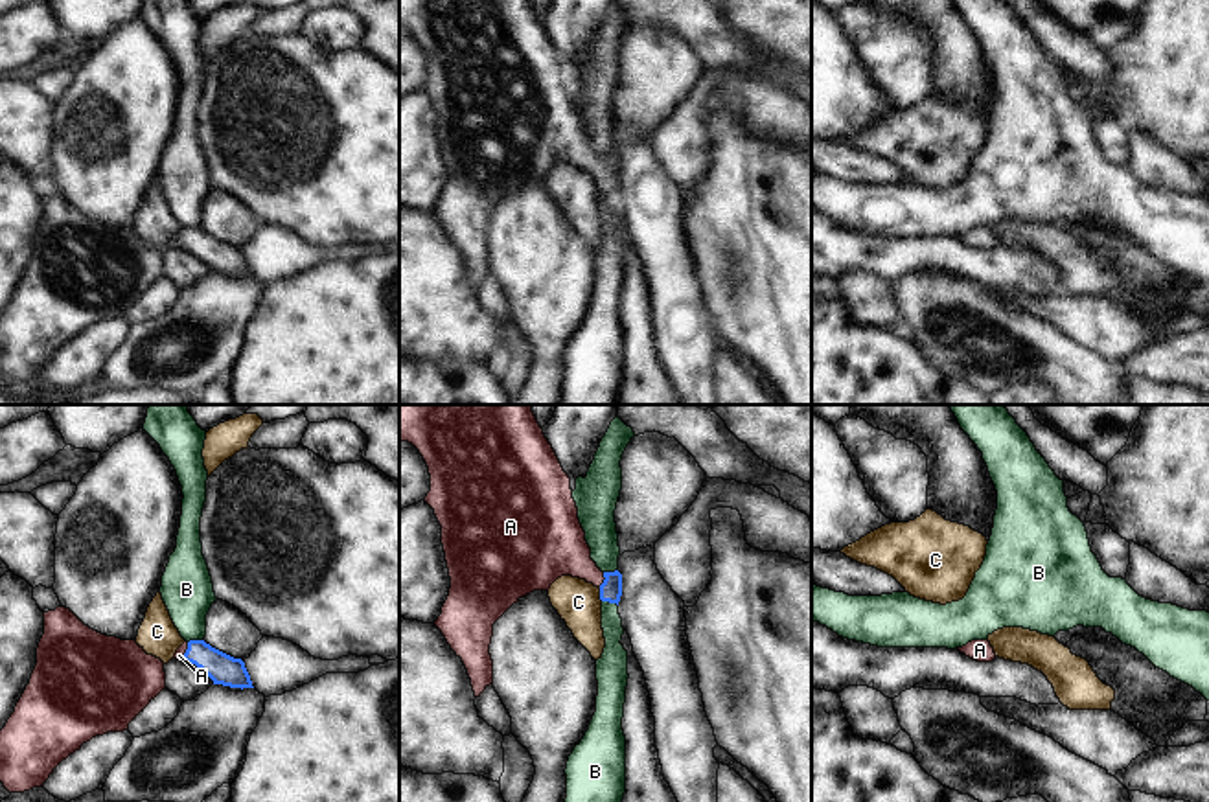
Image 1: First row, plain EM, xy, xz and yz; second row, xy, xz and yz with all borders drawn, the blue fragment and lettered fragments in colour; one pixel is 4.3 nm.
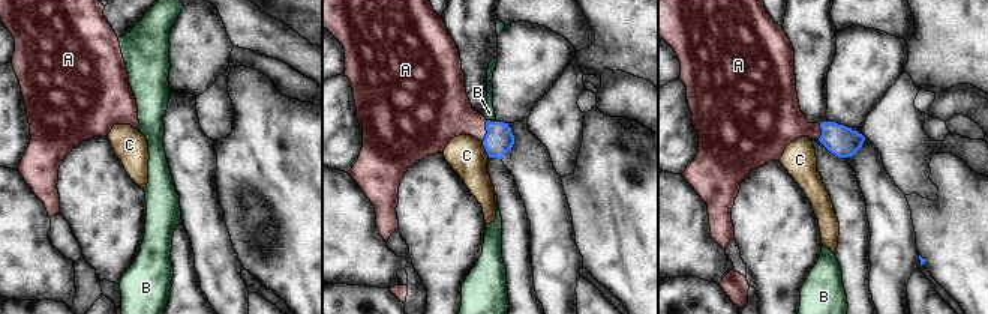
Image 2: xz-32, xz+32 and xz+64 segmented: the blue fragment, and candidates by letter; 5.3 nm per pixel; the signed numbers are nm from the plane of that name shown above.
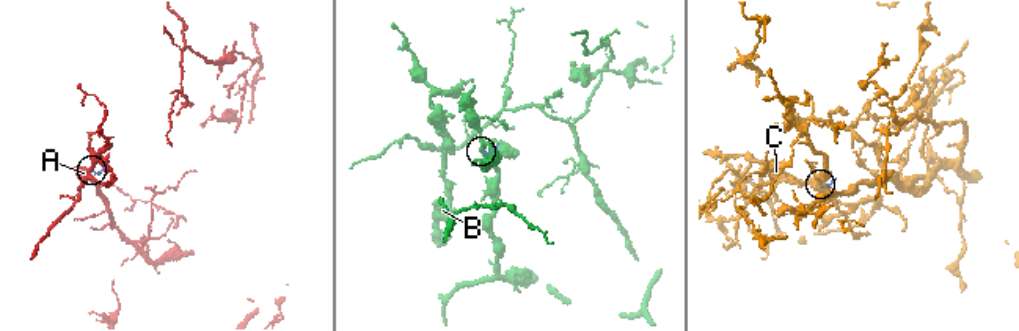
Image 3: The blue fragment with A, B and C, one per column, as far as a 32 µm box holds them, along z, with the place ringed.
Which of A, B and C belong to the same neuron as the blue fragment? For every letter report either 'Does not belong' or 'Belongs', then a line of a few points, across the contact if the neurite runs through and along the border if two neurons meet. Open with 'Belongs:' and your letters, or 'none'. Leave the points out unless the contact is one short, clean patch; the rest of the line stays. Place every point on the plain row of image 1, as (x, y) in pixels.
Belongs: A
A: Belongs. Line: xz (611, 177), (604, 168), (591, 162), (558, 135)
B: Does not belong. Line: xz (602, 188), (617, 194)
C: Does not belong. Line: xz (598, 177), (602, 188).

